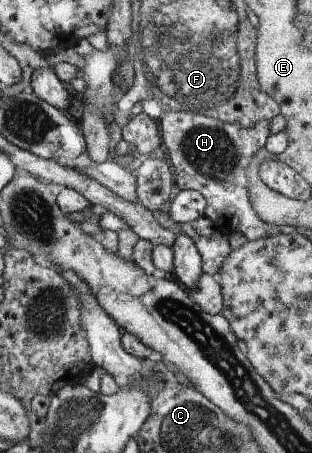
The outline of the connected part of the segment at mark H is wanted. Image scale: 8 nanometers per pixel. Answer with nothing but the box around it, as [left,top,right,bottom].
[159,107,280,241]

